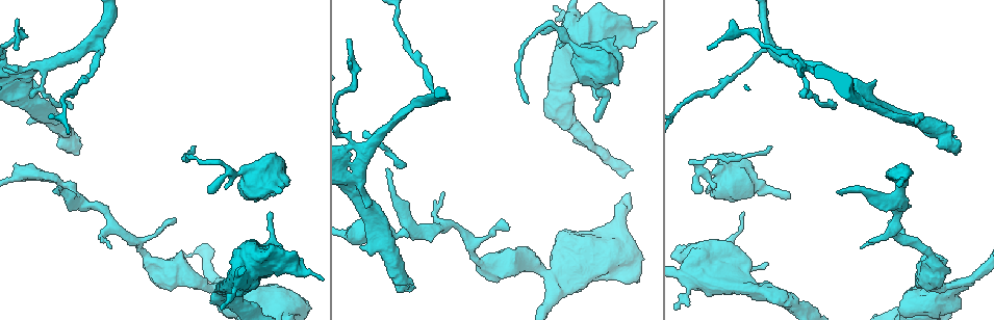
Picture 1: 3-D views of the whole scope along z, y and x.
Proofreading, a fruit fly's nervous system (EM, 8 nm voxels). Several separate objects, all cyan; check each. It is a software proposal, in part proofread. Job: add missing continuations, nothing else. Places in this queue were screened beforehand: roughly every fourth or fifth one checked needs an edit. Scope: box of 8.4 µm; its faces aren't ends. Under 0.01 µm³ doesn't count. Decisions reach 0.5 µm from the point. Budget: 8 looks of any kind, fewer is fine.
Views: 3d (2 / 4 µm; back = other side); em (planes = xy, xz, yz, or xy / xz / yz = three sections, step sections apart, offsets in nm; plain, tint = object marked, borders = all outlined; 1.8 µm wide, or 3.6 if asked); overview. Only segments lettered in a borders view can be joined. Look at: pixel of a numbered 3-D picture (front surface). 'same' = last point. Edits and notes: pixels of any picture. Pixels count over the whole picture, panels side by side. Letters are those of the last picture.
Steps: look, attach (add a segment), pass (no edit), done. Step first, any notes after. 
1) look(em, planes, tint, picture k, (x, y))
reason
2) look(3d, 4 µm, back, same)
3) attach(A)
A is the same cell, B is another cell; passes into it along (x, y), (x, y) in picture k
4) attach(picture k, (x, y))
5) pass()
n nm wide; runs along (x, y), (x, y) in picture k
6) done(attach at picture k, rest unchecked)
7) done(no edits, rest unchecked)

look(em, xz, step 8, tint, picture 1, (410, 286))
free end

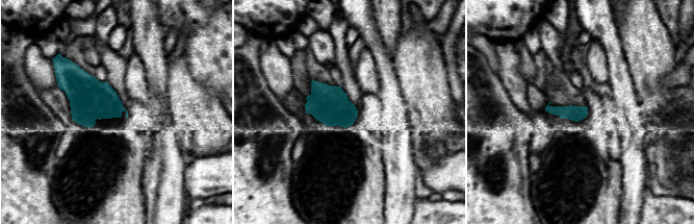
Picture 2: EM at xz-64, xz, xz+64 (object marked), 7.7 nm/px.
look(em, planes, borders, same)

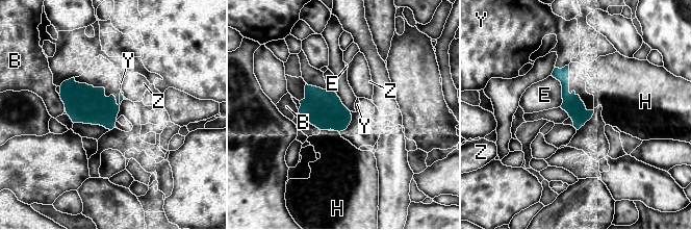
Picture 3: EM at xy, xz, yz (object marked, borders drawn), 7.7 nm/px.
attach(H)
H is the same cell, B, E, Y and Z are other cells; it goes on there

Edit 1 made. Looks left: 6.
look(overview)
redraw

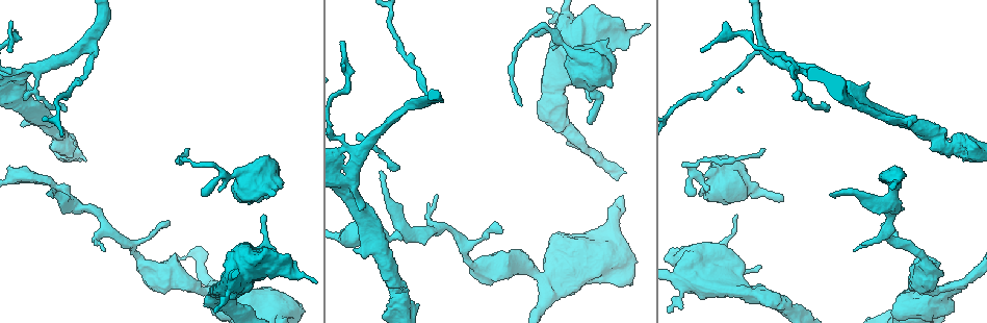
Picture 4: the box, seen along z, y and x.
look(3d, 2 µm, picture 4, (908, 124))
branch stops here

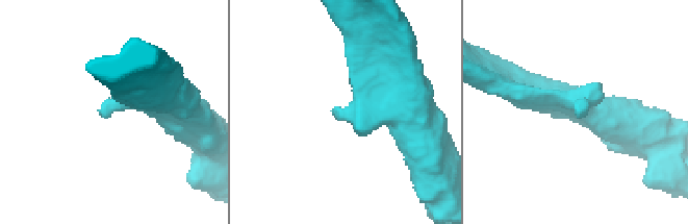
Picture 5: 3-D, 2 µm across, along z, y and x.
look(em, planes, plain, picture 5, (332, 111))

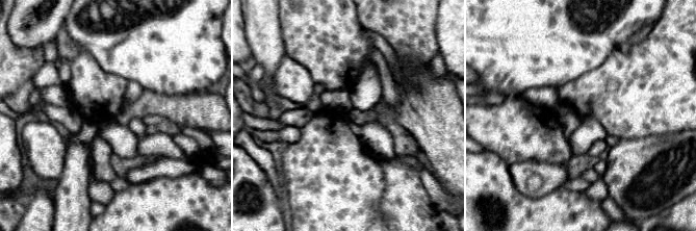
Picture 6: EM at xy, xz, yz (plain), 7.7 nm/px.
look(em, planes, borders, same)

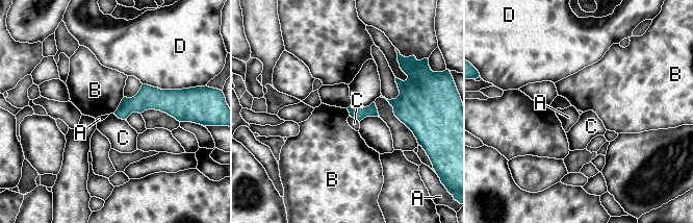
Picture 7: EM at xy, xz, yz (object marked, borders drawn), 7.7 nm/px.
pass()
A, B, C and D are other cells; runs along (177, 105), (140, 102), (118, 113) in picture 7; none of them fits

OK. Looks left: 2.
look(em, planes, tint, picture 4, (701, 191))
stops while still wide

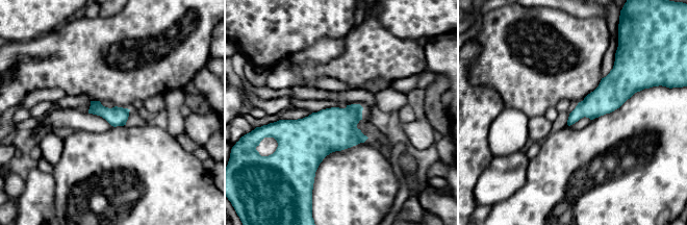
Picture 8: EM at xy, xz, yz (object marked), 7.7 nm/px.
look(em, planes, borders, same)

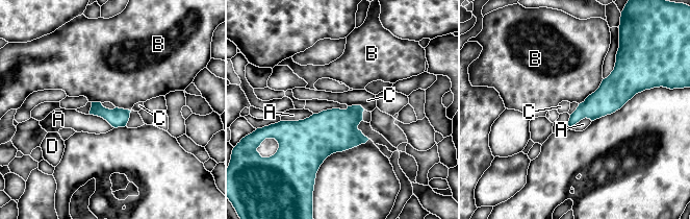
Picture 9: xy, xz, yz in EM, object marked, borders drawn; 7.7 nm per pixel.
pass()
A, B, C and D are other cells; border along (348, 105), (361, 105), (364, 108) in picture 9; no lettered segment goes on from it

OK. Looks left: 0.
done(attach at picture 3, rest unchecked)

